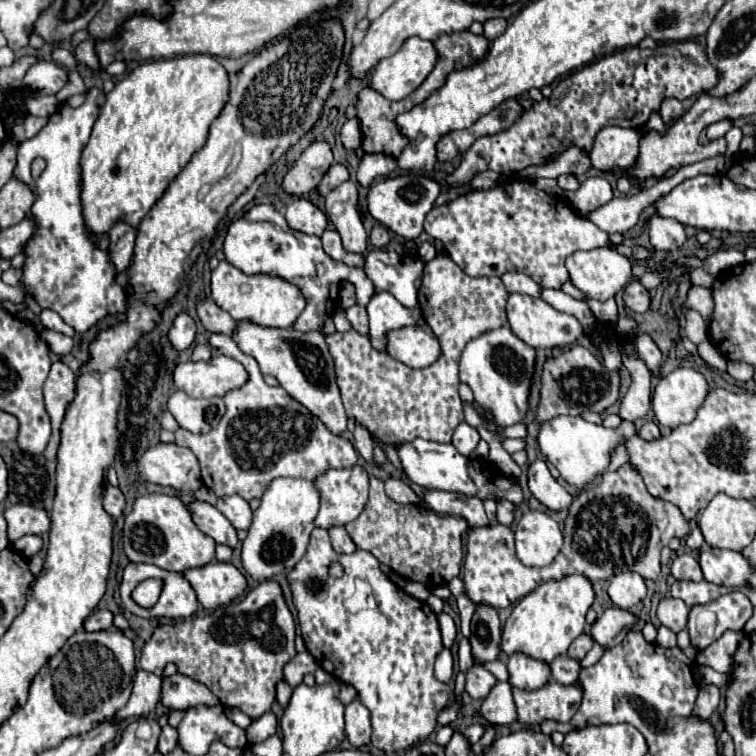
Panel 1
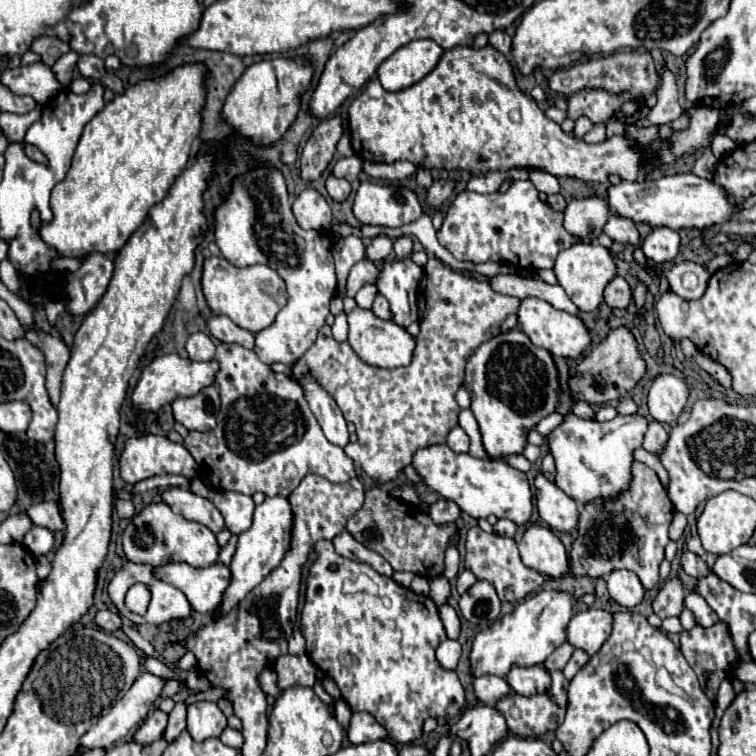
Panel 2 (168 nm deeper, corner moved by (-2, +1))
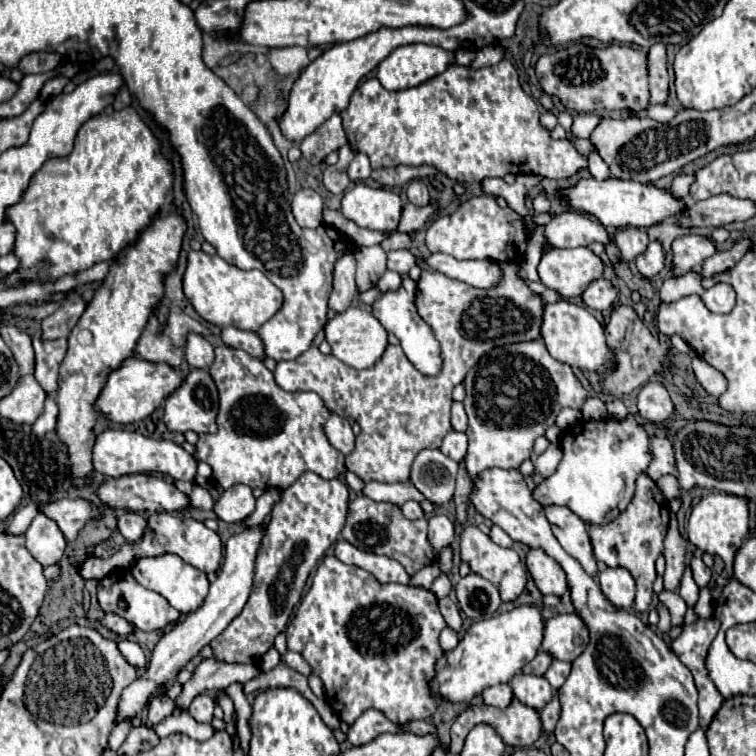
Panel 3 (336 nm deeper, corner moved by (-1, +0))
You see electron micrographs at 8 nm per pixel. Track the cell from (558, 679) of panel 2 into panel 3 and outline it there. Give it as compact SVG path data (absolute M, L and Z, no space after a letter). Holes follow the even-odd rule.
M554 692L552 700L540 710L540 718L542 718L542 726L544 732L552 732L558 718L560 718L560 700L558 700L558 692Z

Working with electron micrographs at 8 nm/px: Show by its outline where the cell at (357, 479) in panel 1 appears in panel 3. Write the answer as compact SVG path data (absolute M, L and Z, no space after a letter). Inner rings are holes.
M304 472L290 488L282 492L280 502L272 508L272 520L266 528L262 548L256 558L256 574L254 574L254 586L250 592L250 598L238 618L230 622L230 626L212 640L214 658L220 662L238 662L238 664L256 664L260 658L274 646L274 638L284 632L294 606L302 598L302 590L306 586L306 580L316 566L316 562L322 558L322 554L338 540L338 534L342 532L346 524L350 504L350 490L344 484L344 480L322 480L314 472Z

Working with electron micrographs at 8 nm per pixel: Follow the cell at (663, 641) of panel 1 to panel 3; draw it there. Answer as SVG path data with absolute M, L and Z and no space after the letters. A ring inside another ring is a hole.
M662 590L662 592L658 594L658 600L670 610L670 614L672 614L672 626L680 626L680 624L684 622L684 614L686 614L686 610L688 610L686 602L684 602L678 594L666 592L666 590Z

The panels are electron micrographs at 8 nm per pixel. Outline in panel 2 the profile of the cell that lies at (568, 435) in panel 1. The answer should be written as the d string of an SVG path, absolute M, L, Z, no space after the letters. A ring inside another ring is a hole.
M567 413L565 421L551 435L547 435L549 451L553 453L557 463L553 483L571 499L581 503L619 497L625 489L629 489L633 453L641 447L645 431L647 419L637 413L627 417L617 415L615 419L605 423L581 419L573 413Z

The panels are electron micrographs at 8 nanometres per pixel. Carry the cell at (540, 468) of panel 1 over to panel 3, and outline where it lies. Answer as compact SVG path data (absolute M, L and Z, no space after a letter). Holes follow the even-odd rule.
M544 506L544 512L560 546L572 558L576 558L590 576L596 576L596 560L592 556L592 544L586 532L586 522L564 506Z

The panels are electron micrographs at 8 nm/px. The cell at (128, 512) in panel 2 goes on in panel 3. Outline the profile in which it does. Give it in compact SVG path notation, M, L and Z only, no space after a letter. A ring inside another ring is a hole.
M124 512L124 514L118 518L118 530L122 532L122 536L124 536L128 542L140 540L140 536L144 534L144 528L146 528L146 520L144 520L144 516L140 516L138 512Z

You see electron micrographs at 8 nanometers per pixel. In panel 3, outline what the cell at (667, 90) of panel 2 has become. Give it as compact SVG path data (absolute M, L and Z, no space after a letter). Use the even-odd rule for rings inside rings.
M654 44L648 50L648 76L650 76L650 104L664 106L668 102L668 92L670 92L664 44Z

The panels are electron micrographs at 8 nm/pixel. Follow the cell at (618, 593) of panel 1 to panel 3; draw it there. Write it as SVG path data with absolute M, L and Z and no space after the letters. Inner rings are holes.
M606 568L600 576L600 586L604 596L616 606L616 608L630 608L634 604L634 578L624 568Z

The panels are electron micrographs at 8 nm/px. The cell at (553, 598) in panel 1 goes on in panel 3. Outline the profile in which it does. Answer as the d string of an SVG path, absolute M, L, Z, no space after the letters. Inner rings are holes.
M522 604L510 612L474 622L460 644L438 660L434 690L438 688L444 700L466 702L488 686L510 682L510 678L538 654L544 640L544 624L546 620L542 616L542 610L534 604Z

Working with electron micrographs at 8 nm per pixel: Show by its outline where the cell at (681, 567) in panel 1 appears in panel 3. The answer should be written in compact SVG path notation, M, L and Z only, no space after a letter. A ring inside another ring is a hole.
M692 558L690 560L690 568L692 568L692 574L694 574L694 580L700 588L704 588L708 582L710 582L710 568L702 562L702 558Z

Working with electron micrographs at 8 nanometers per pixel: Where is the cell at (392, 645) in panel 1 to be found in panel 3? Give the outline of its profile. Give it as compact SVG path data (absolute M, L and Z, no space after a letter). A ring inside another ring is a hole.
M326 556L322 560L322 564L318 566L314 578L312 578L312 586L308 590L308 594L302 598L302 604L294 616L294 620L288 624L286 628L286 638L288 638L288 650L292 652L300 652L304 656L304 660L312 666L314 674L322 678L324 682L324 690L326 690L326 700L328 704L332 706L332 710L340 716L340 720L344 720L346 724L352 724L364 710L368 708L374 708L374 710L380 710L382 714L386 714L388 720L396 722L396 724L406 724L410 720L428 720L434 716L434 712L438 710L438 706L444 702L442 696L432 688L432 682L436 678L436 660L440 660L440 656L444 654L444 650L440 648L438 644L438 636L440 632L446 628L446 622L438 610L438 600L436 596L430 592L430 590L424 590L424 588L414 588L414 586L402 586L402 584L388 584L392 586L392 598L386 600L384 596L384 590L382 590L382 584L378 584L368 572L360 570L360 568L354 568L354 566L346 566L344 562L340 562L336 556Z

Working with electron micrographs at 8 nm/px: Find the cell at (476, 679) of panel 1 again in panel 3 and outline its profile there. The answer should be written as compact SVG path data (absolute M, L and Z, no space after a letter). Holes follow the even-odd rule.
M496 684L496 686L490 686L482 692L482 698L484 698L484 704L488 706L496 706L496 708L506 708L510 702L512 702L512 688L510 684Z

